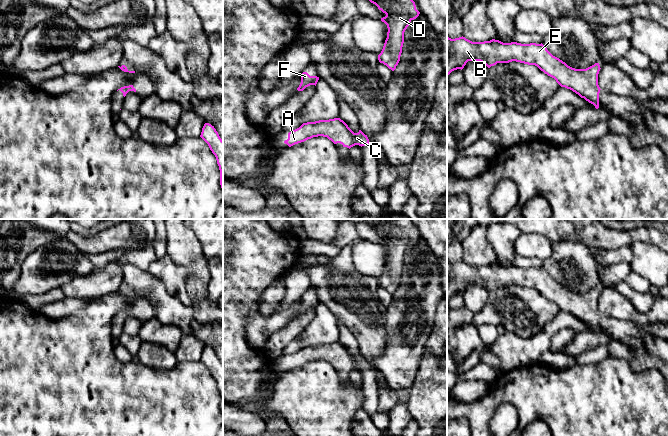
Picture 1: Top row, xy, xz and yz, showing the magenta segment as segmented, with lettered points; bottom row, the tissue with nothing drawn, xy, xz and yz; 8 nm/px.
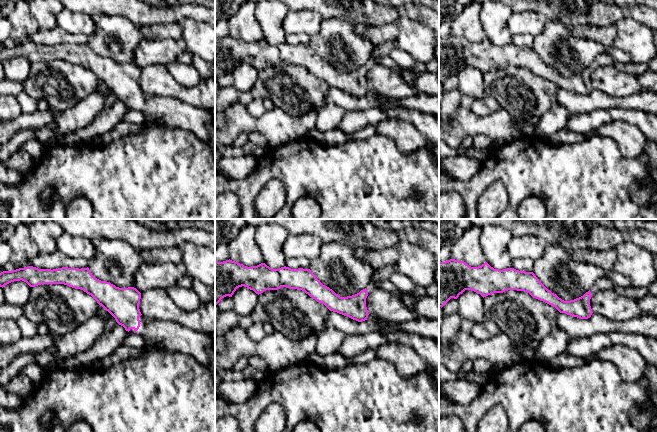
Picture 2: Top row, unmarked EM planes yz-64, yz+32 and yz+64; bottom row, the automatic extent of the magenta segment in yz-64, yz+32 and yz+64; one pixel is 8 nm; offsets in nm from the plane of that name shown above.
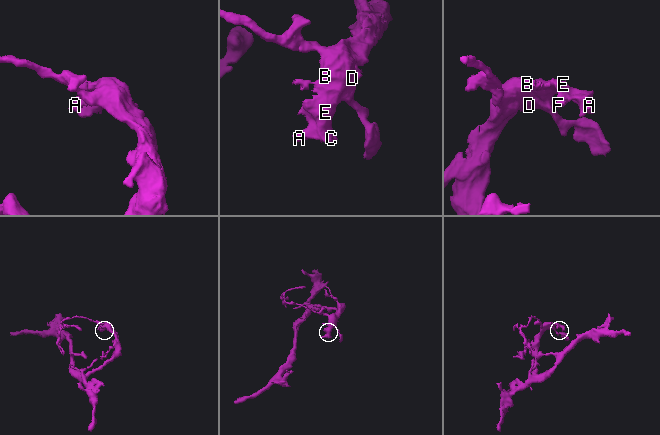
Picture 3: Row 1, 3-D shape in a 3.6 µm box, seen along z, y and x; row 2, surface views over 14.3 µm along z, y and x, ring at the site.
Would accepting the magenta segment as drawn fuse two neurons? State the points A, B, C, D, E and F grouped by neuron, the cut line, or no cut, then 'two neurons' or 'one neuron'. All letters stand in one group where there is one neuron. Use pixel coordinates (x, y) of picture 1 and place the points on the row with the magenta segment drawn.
groups A B C D E F; cut none; one neuron

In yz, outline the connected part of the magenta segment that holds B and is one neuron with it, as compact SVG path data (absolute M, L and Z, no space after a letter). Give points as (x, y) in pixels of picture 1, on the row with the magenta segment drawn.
M463 36L455 39L447 37L447 77L454 70L462 70L468 61L480 61L488 68L497 63L509 63L512 61L535 65L545 74L554 78L561 87L572 90L581 98L593 104L596 109L599 108L599 93L601 90L598 85L598 74L601 69L599 63L595 63L586 69L572 68L553 56L542 43L503 43L495 39L484 42L472 42Z

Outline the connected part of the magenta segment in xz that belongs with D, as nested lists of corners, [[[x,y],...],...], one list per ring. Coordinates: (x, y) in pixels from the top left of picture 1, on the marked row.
[[[369,0],[379,10],[386,14],[381,21],[387,25],[388,32],[383,49],[378,55],[380,63],[394,71],[400,61],[404,43],[404,32],[410,22],[416,19],[420,12],[413,0]]]

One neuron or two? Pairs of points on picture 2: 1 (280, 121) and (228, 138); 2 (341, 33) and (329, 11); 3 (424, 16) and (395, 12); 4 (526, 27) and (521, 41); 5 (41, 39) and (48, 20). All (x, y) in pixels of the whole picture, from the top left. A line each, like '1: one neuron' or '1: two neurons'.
1: one neuron
2: two neurons
3: one neuron
4: two neurons
5: two neurons

